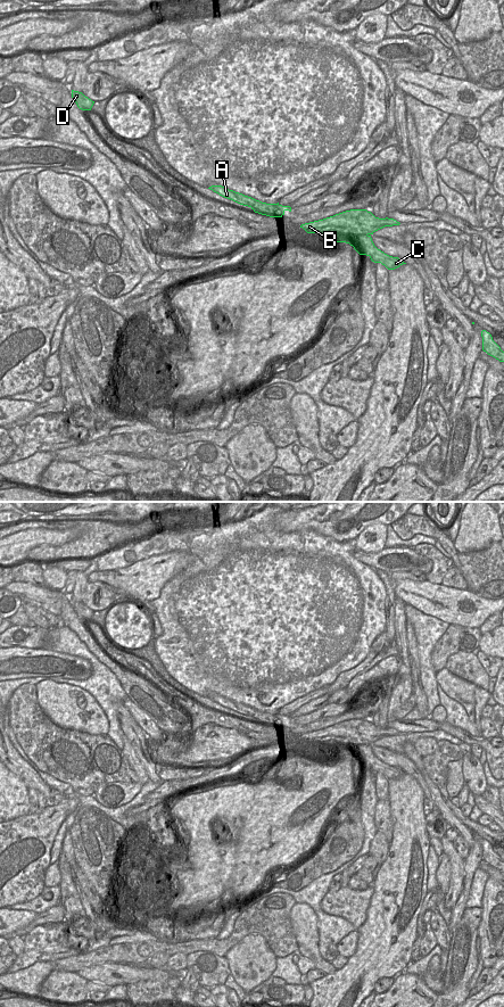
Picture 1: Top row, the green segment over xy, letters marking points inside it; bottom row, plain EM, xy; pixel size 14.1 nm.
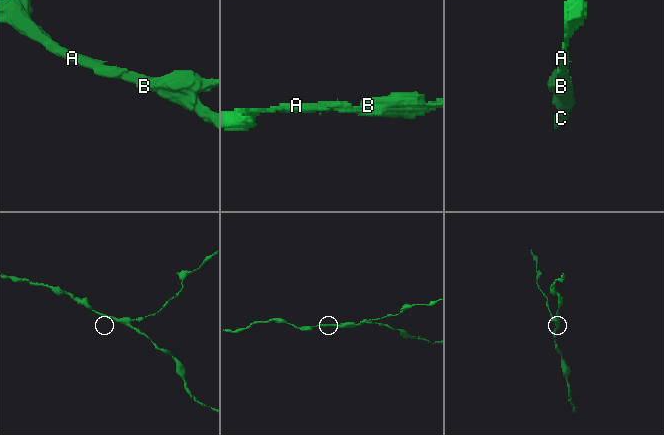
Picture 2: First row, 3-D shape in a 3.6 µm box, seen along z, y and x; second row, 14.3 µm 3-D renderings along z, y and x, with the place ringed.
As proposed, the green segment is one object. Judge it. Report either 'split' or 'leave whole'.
split

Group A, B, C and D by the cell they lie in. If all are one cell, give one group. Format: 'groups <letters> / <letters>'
groups A C D / B

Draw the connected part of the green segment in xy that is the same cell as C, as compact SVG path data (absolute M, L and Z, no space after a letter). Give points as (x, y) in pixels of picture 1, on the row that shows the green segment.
M325 231L322 236L331 242L349 244L350 246L354 247L354 249L360 255L369 256L372 262L381 263L388 270L395 270L399 267L400 265L406 264L398 257L389 256L385 254L383 251L381 251L380 249L378 249L374 246L371 236L367 236L367 234L353 236L349 233L341 233L337 231L332 231L332 232Z

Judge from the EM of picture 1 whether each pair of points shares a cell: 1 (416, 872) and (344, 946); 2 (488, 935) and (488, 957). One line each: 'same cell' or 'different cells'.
1: different cells
2: same cell

